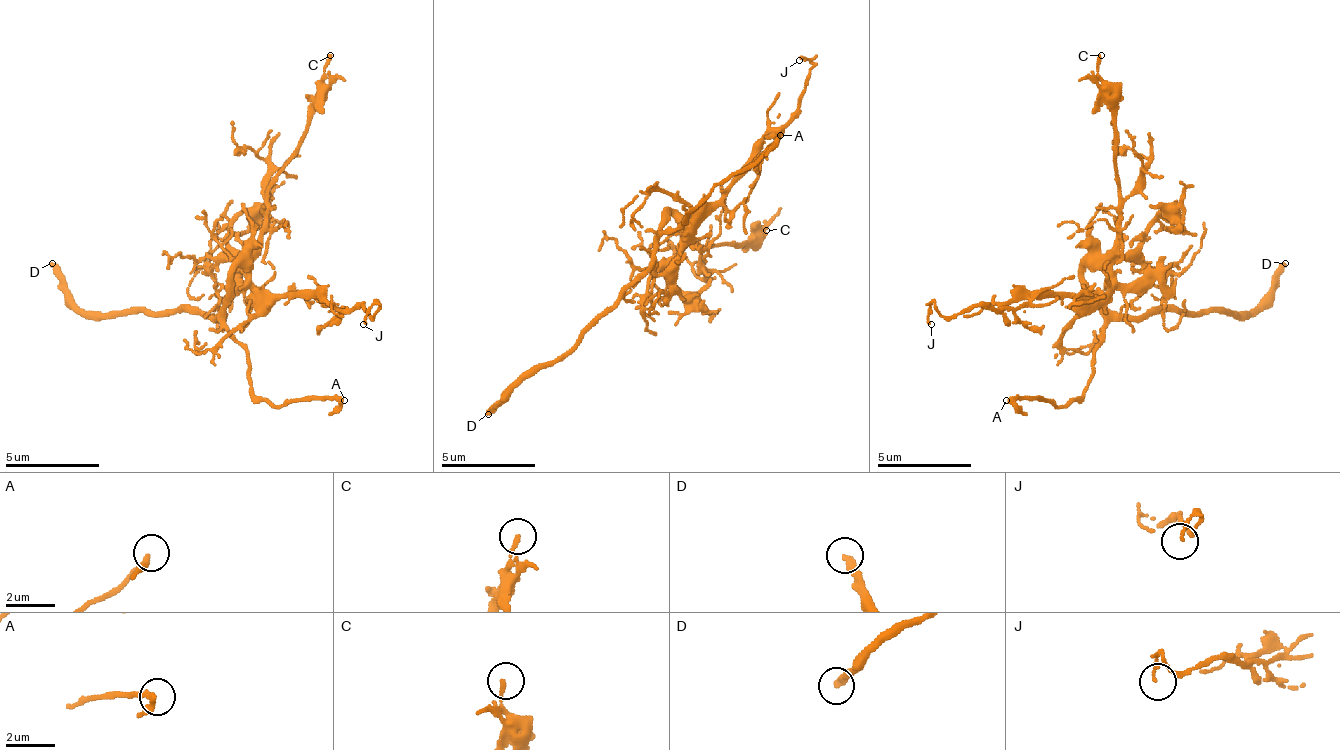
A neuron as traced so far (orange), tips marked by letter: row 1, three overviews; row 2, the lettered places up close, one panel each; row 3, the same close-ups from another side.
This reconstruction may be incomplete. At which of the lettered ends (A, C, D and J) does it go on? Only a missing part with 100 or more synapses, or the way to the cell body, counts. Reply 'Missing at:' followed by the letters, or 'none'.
Missing at: D

